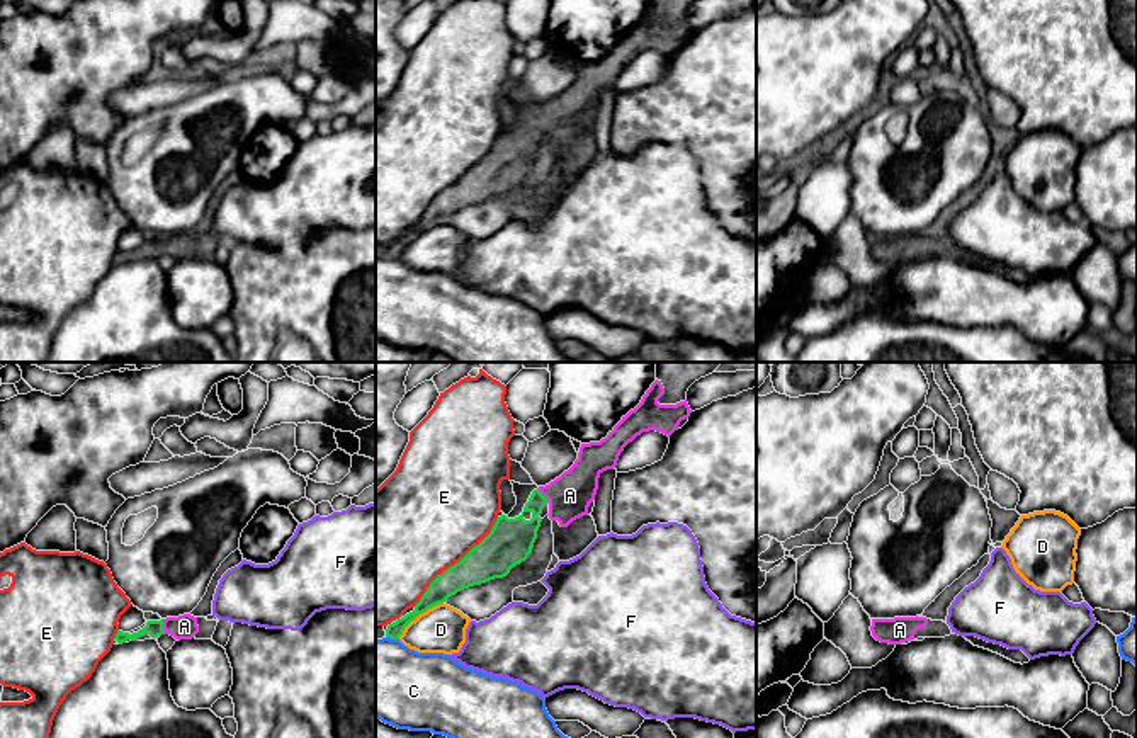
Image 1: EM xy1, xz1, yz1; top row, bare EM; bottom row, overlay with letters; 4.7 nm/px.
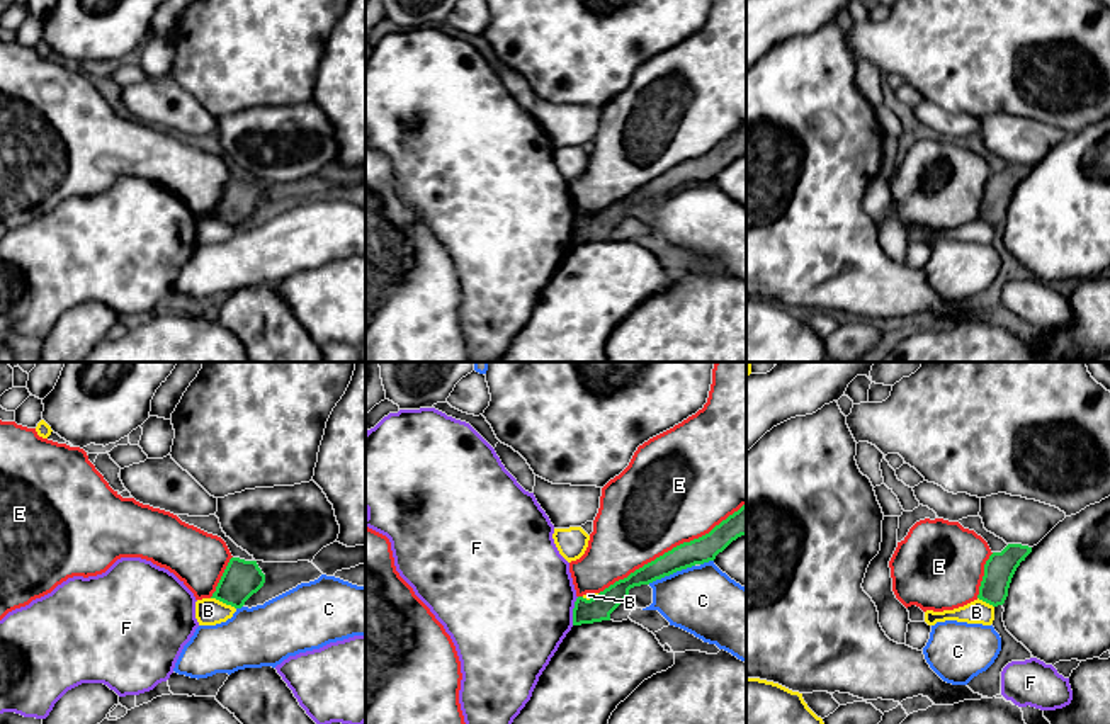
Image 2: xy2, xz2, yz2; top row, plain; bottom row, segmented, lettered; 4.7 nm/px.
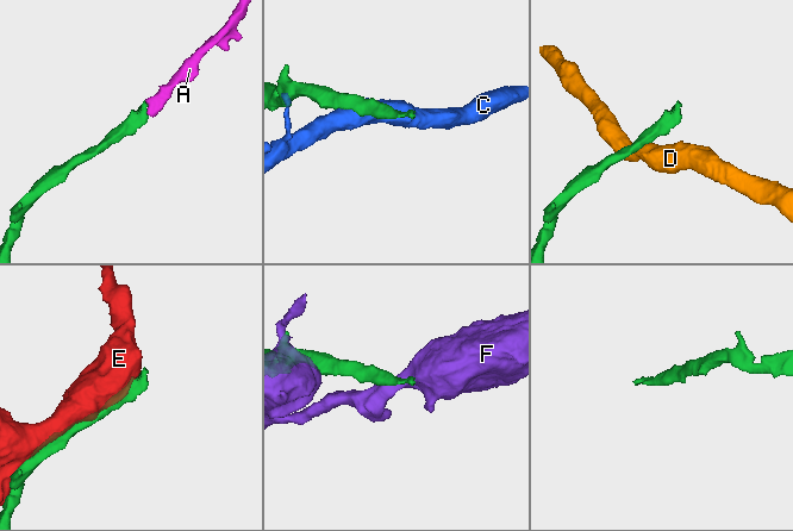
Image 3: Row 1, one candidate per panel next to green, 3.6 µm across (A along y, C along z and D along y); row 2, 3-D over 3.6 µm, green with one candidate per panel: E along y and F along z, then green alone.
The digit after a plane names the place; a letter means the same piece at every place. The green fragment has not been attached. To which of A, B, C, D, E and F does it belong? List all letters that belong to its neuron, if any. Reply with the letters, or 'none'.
A

